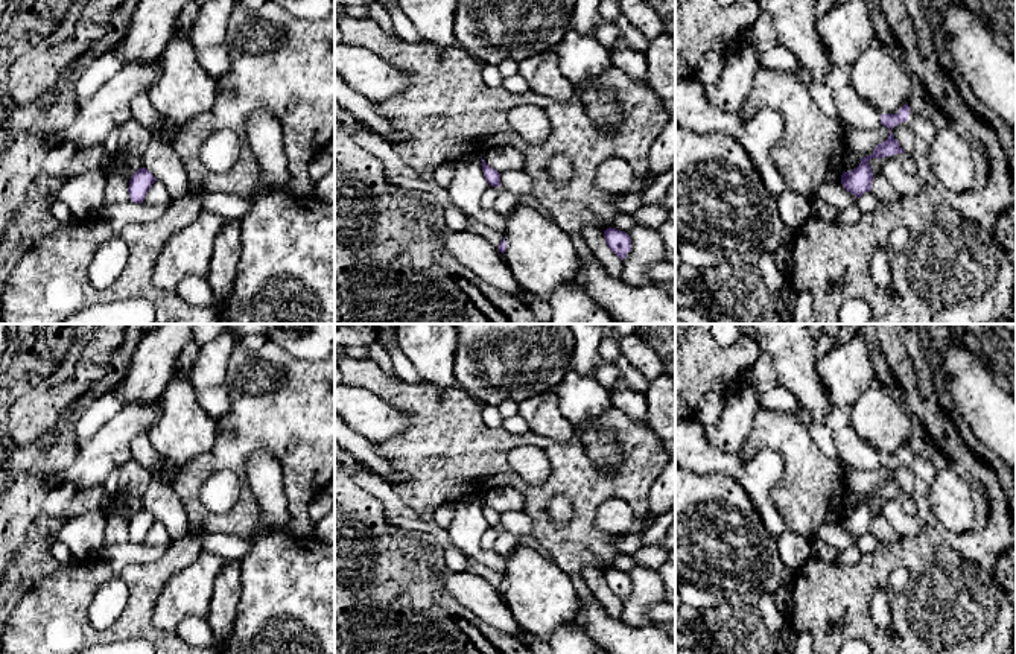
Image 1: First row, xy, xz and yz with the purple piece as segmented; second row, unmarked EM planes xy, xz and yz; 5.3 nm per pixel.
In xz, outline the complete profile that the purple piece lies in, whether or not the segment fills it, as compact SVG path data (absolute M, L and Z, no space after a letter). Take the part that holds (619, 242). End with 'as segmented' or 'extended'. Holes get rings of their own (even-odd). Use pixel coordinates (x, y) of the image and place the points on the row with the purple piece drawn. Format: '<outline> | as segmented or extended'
M607 228L604 231L605 242L608 248L624 260L627 254L631 251L631 239L625 231L616 228Z | as segmented

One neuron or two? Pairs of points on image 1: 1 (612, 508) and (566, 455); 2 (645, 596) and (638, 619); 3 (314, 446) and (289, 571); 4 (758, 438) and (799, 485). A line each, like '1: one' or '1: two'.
1: two
2: one
3: two
4: one

